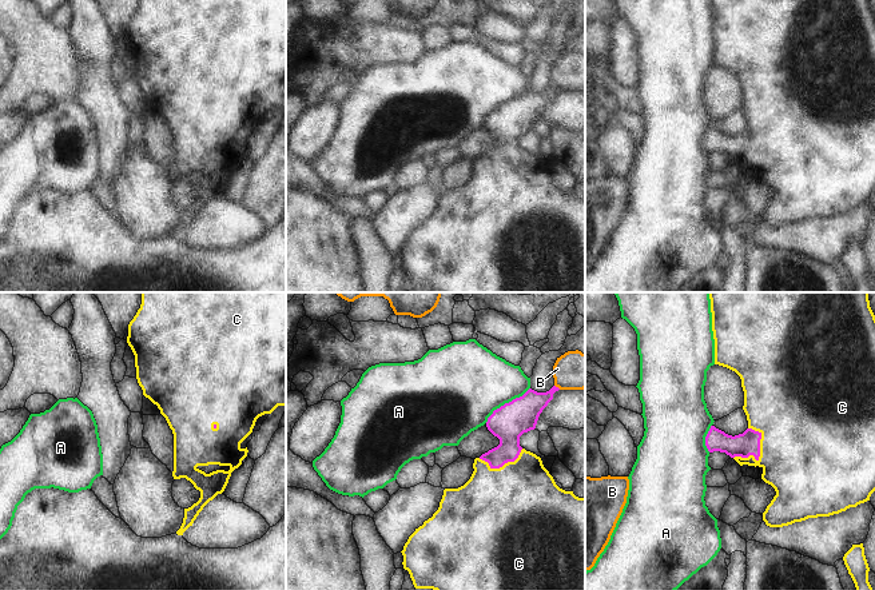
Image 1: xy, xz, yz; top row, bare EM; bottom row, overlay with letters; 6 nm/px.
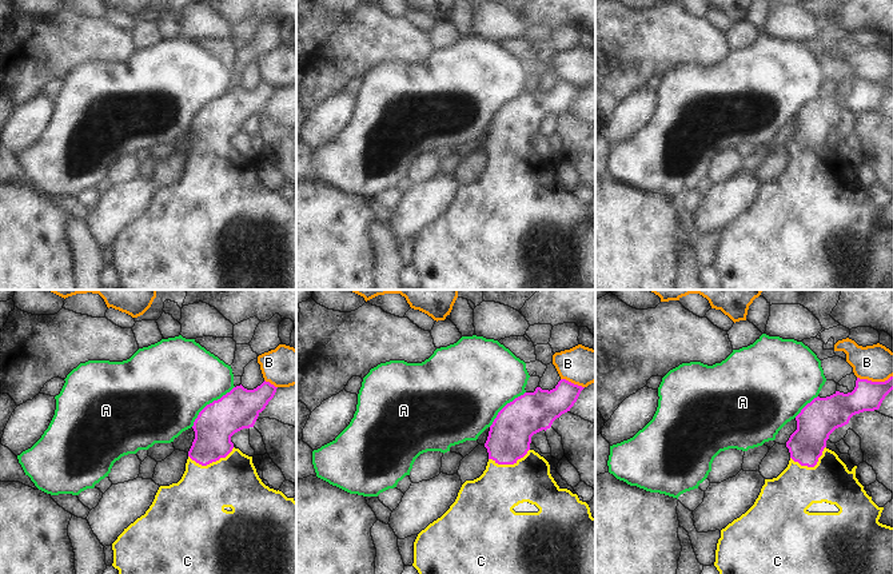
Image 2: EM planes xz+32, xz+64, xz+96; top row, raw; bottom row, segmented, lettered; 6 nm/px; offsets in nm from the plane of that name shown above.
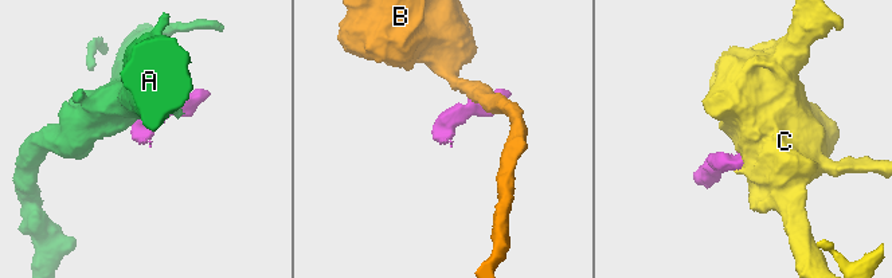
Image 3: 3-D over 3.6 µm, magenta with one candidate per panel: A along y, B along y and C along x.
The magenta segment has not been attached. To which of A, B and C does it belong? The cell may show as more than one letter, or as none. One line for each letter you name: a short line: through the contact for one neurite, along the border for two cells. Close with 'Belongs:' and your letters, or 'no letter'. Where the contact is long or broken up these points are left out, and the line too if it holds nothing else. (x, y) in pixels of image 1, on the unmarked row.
C: Line: yz (748, 144), (758, 159), (799, 155)
Belongs: C

